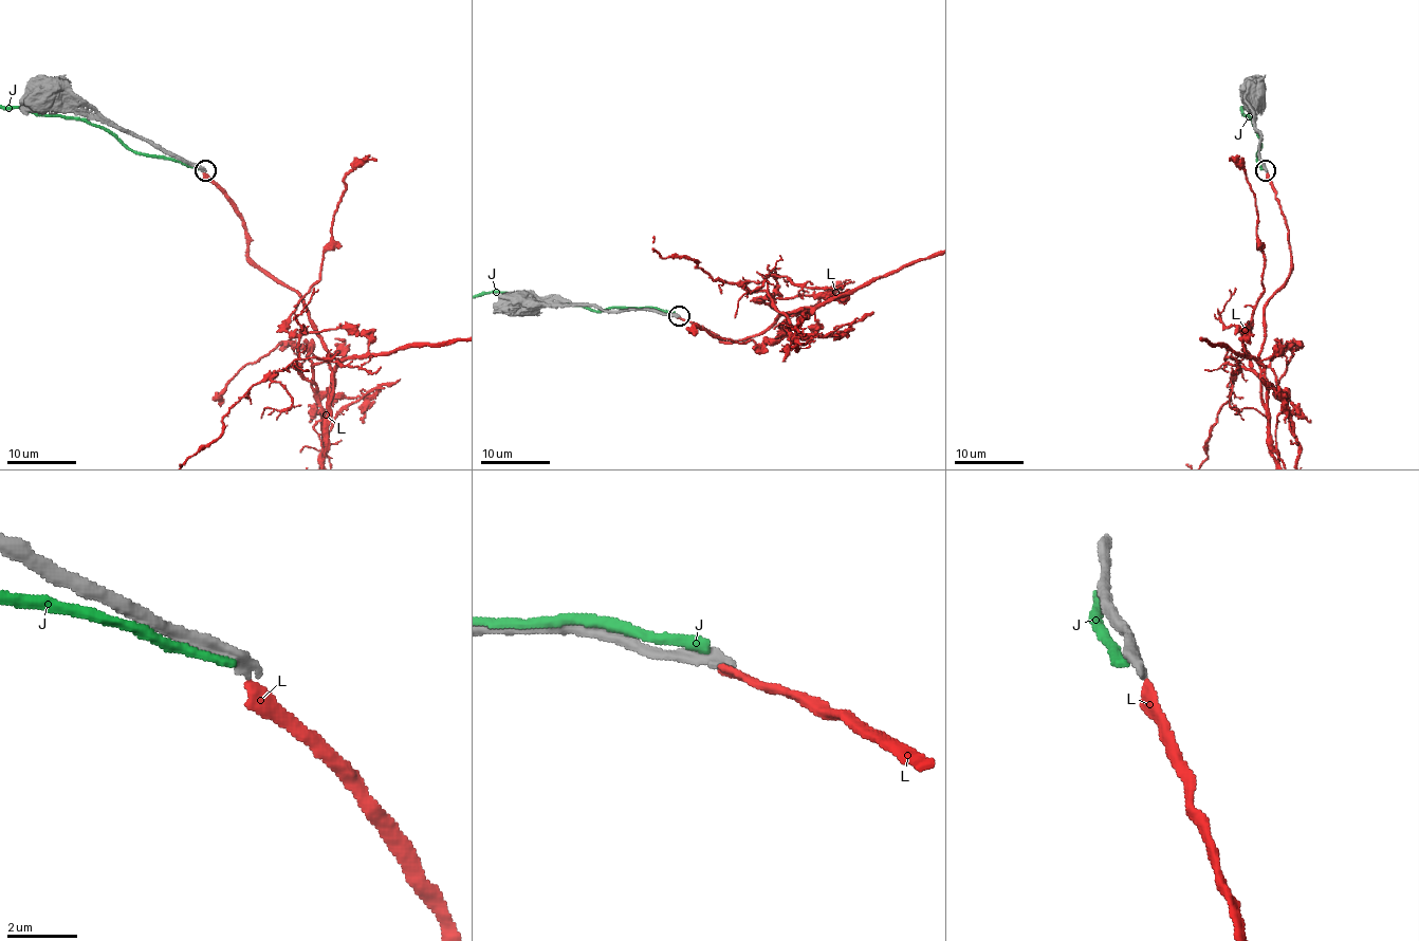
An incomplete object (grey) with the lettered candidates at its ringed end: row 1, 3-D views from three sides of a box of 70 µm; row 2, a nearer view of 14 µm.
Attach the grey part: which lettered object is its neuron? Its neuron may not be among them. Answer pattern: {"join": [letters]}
{"join": []}

